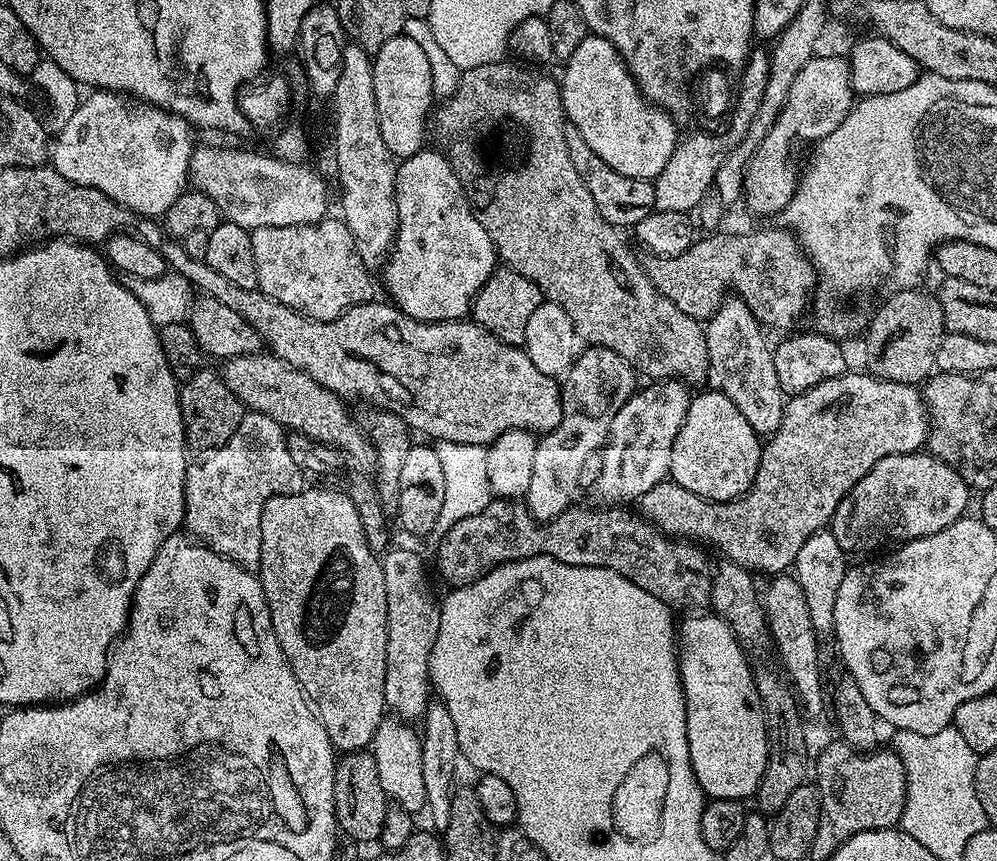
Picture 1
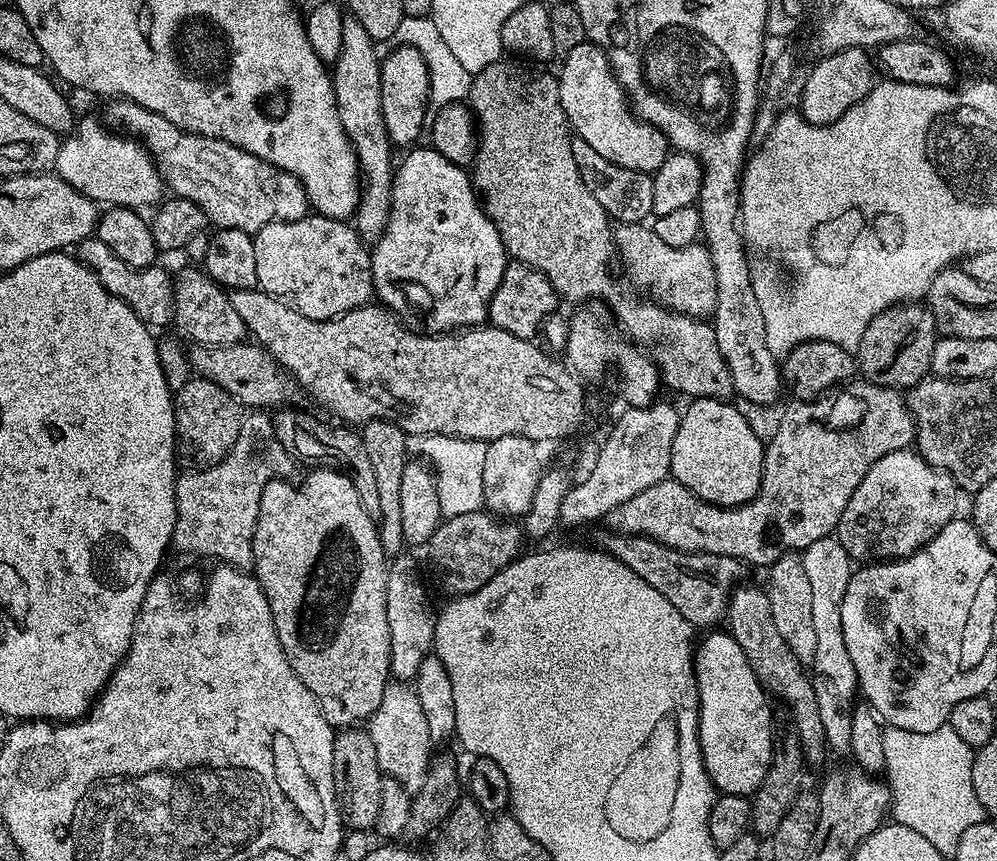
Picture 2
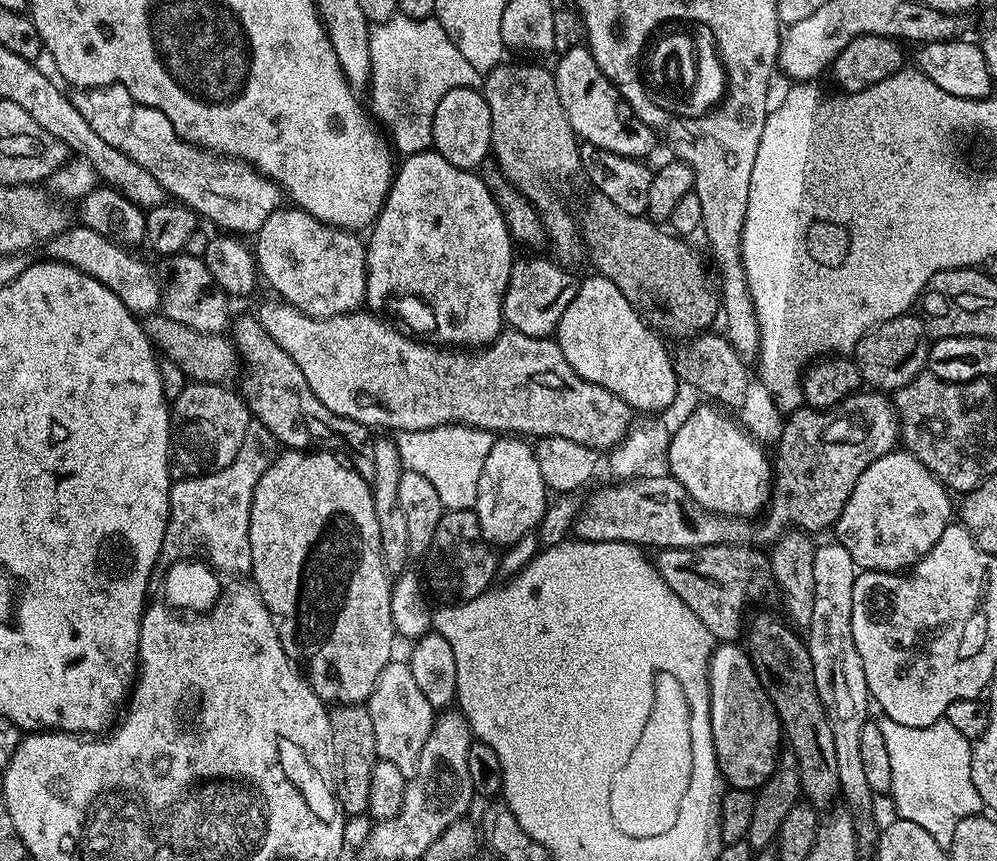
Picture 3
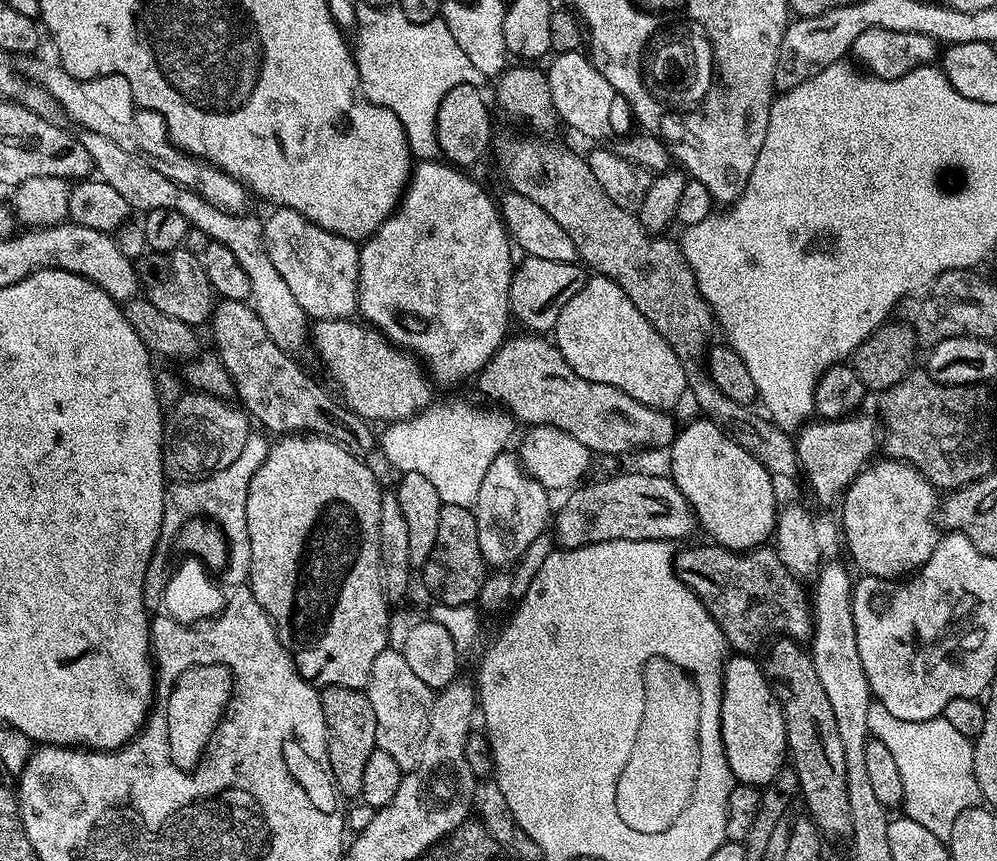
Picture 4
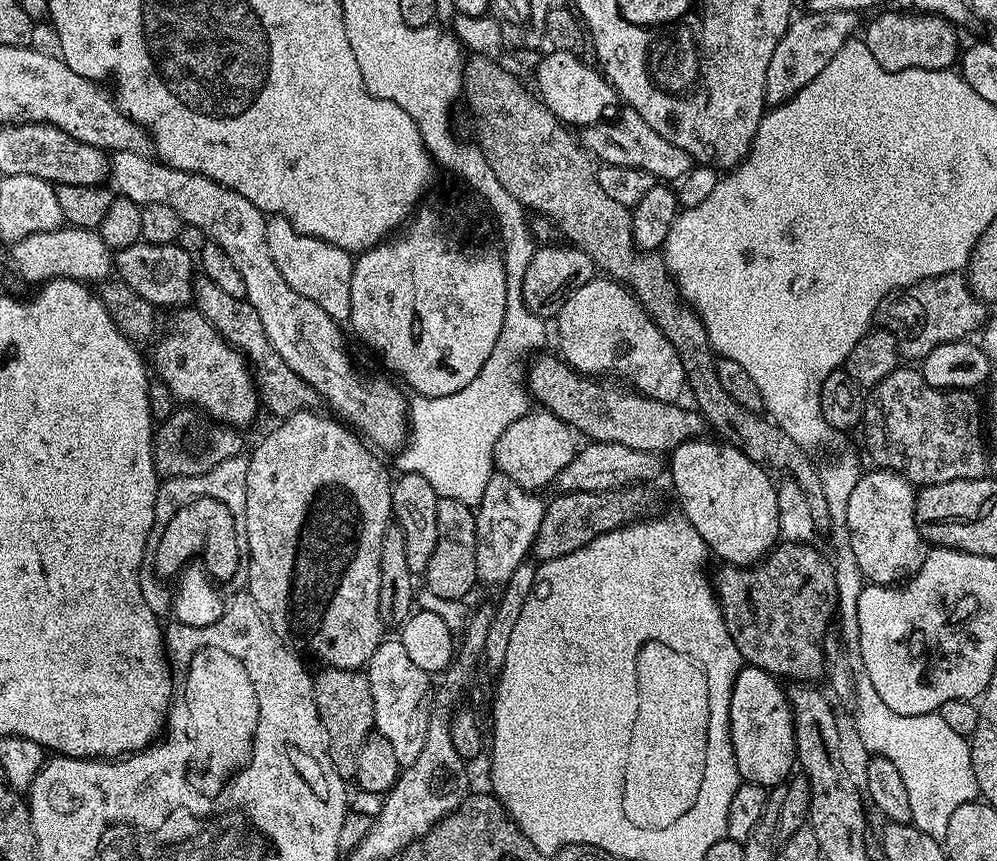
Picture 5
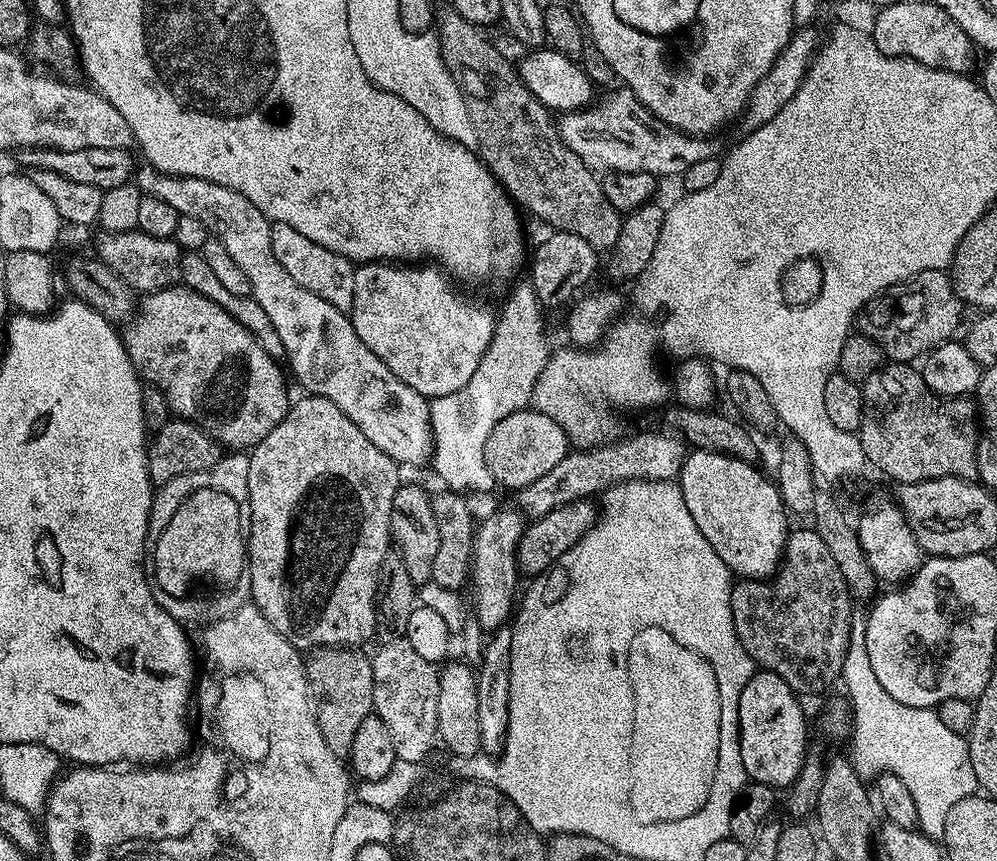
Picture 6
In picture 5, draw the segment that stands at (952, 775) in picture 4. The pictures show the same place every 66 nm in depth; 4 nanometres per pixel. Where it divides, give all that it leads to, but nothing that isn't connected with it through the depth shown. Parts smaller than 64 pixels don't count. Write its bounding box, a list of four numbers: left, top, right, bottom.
[855,674,980,842]

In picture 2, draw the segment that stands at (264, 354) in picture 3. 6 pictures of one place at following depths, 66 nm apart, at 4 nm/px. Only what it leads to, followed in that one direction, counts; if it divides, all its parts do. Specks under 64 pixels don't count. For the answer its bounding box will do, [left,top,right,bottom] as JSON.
[274,406,382,521]

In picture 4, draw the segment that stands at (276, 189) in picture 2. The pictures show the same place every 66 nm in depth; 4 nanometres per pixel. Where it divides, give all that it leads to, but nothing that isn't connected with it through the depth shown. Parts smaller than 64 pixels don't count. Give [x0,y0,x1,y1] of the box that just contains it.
[38,66,250,213]

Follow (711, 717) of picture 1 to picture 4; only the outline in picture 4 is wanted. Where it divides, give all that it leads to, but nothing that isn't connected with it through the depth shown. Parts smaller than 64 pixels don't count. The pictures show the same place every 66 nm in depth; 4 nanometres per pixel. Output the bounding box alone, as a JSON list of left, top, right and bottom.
[720,654,788,786]

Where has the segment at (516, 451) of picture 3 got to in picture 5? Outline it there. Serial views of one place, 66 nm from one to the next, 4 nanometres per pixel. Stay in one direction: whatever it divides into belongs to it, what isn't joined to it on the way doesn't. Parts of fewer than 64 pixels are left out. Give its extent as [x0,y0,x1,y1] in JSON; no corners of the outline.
[474,472,544,586]

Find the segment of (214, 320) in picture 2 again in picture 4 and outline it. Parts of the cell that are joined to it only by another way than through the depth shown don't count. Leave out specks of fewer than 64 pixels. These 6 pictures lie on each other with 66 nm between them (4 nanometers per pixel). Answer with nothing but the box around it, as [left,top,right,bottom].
[135,246,218,326]

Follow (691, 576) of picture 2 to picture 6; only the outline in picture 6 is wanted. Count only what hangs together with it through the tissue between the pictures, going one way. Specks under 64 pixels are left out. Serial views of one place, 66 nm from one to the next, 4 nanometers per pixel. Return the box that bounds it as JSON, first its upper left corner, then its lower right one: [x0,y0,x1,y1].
[732,526,854,694]

